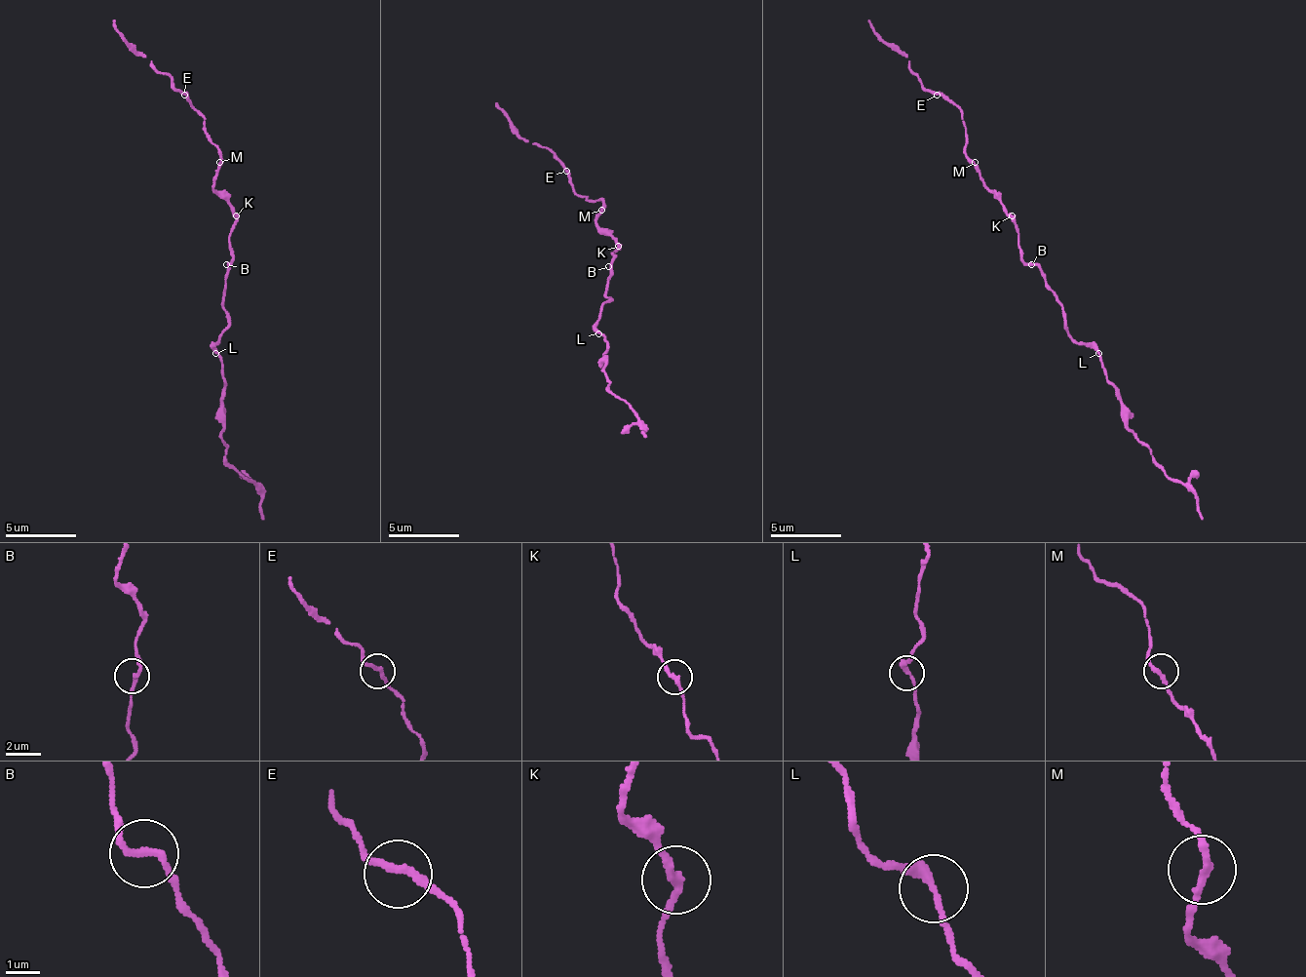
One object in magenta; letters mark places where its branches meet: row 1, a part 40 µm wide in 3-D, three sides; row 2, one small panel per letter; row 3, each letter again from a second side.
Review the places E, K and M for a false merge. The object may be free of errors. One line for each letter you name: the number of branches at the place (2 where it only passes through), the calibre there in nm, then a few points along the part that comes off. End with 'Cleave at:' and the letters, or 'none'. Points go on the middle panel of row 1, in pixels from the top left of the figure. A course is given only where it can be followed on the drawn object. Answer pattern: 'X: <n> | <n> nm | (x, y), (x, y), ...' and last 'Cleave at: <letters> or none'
Cleave at: none

